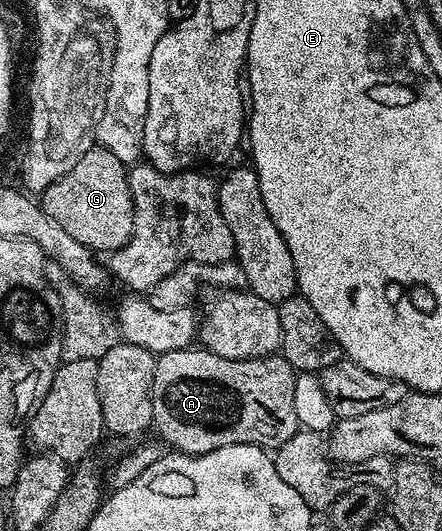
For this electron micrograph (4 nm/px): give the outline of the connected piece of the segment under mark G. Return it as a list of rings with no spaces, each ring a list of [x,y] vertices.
[[[94,145],[54,185],[42,192],[44,212],[74,241],[82,241],[90,250],[97,253],[119,253],[130,241],[134,229],[134,205],[128,188],[129,168],[118,157],[114,157],[104,147]]]

